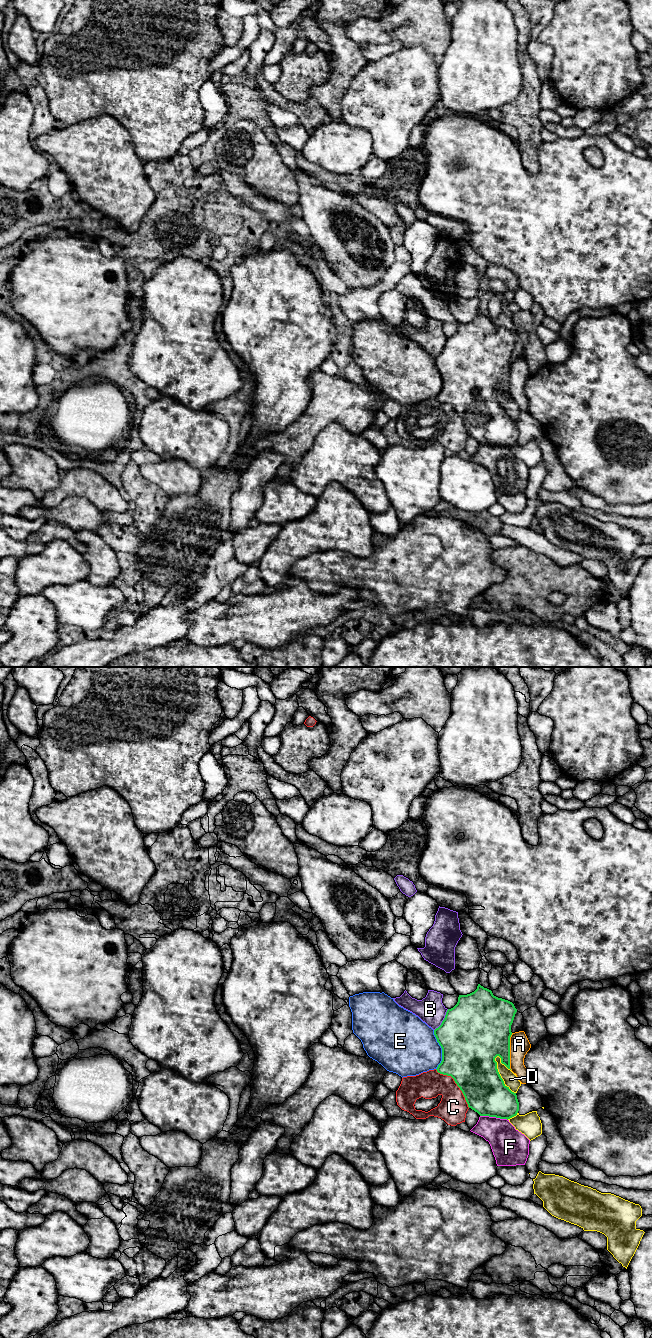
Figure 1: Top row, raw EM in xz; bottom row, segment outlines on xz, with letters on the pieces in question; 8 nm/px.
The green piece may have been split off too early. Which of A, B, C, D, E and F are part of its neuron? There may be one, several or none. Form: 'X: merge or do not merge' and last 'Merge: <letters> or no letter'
A: do not merge
B: do not merge
C: do not merge
D: do not merge
E: do not merge
F: do not merge
Merge: no letter

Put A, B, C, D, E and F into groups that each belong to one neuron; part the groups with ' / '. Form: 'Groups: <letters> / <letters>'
Groups: A / B / C / D / E / F

